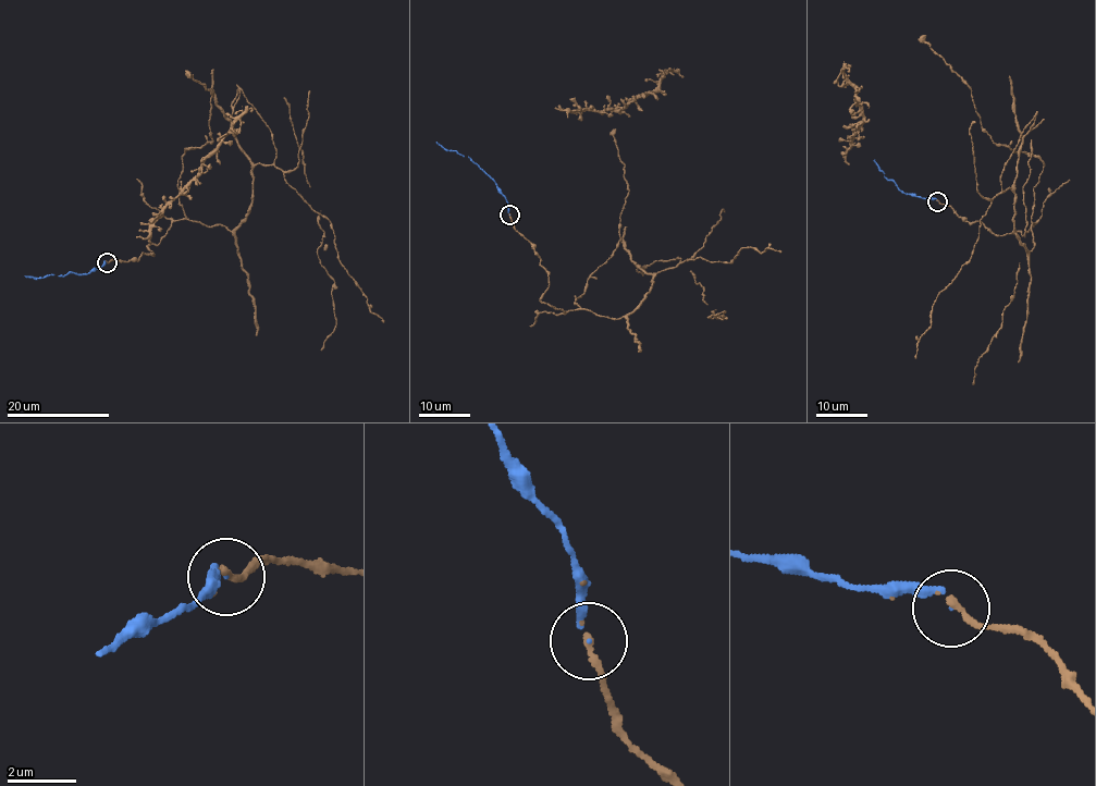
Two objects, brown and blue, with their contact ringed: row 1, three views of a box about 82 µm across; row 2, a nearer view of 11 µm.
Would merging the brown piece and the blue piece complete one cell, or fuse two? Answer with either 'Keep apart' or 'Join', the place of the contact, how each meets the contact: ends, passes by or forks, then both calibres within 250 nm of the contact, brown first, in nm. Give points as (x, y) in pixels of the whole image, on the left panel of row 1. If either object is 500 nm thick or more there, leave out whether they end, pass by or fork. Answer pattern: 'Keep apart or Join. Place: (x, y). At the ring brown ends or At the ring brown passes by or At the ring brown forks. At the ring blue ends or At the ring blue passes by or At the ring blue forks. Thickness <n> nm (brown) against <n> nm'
Join. Place: (107, 262). At the ring brown ends. At the ring blue ends. Thickness 220 nm (brown) against 130 nm

